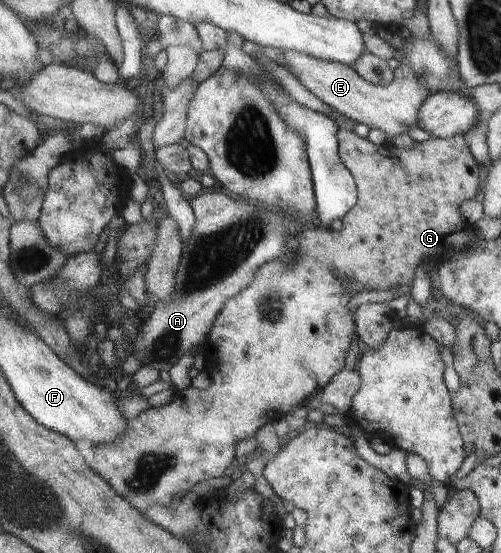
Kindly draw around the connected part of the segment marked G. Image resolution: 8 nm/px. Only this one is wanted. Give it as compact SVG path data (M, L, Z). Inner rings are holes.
M342 128L338 131L338 140L340 158L344 166L354 175L359 190L358 204L346 214L342 221L342 228L329 231L316 226L315 228L304 230L304 232L289 235L286 252L280 258L264 264L258 270L256 280L246 290L242 290L240 294L237 294L234 298L230 298L226 302L224 308L222 308L222 312L218 314L216 320L214 320L214 324L212 324L213 328L209 332L205 345L206 351L204 356L207 360L207 366L211 368L214 380L208 390L196 389L190 384L185 389L176 393L174 402L160 407L152 407L150 410L145 410L140 416L129 421L128 436L124 436L124 440L114 440L112 444L100 444L100 446L93 447L94 457L92 467L119 492L120 496L128 500L141 513L146 512L152 504L168 507L174 502L176 494L185 494L190 492L200 482L212 478L220 478L228 474L230 466L232 466L232 462L236 458L236 444L240 440L252 438L252 436L256 436L258 428L262 428L264 424L276 424L288 412L296 412L296 408L300 408L303 405L308 406L308 400L312 400L312 397L317 397L319 392L322 392L332 382L332 378L338 372L344 370L344 359L348 354L352 340L356 338L357 343L362 347L358 324L356 324L356 312L350 312L348 309L348 302L356 294L356 291L351 290L350 293L350 290L342 285L344 281L352 284L359 283L362 287L366 285L369 289L373 290L392 290L392 288L398 288L398 286L412 285L414 278L416 278L416 270L424 262L430 262L432 276L435 278L435 284L432 286L431 294L433 298L436 298L440 294L438 278L436 278L439 274L440 264L444 264L452 256L460 256L462 252L468 252L468 250L476 248L476 244L478 244L476 232L471 230L471 225L458 211L458 206L462 202L476 200L476 190L478 190L478 166L476 166L475 156L472 154L465 135L455 136L450 139L437 139L433 137L427 141L416 142L412 148L401 149L393 143L373 144L370 140L361 138L358 134L355 134L354 131ZM292 253L295 253L295 257L294 261L290 262L288 260L290 256L287 255Z

